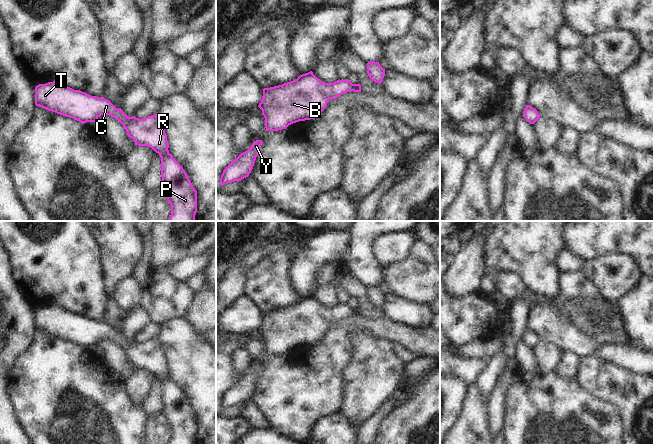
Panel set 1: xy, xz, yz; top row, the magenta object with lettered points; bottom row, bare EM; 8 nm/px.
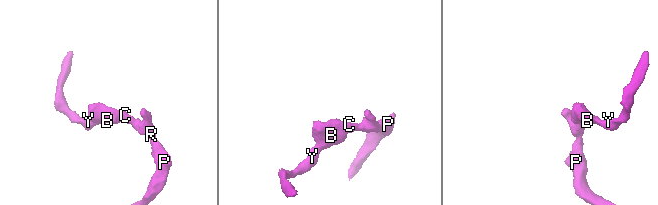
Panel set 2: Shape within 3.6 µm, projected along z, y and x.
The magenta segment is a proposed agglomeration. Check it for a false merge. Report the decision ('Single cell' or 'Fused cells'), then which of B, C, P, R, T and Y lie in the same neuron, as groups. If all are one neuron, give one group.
Single cell. Groups: B C P R T Y.

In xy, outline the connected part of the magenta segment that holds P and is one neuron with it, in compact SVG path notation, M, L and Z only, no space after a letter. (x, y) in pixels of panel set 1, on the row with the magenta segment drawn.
M53 81L35 87L35 105L57 114L73 118L80 123L95 122L101 115L109 115L118 120L124 127L129 138L138 146L152 148L161 158L162 191L171 205L168 221L195 221L197 212L197 191L193 187L183 167L169 153L167 135L157 114L146 118L128 117L121 108L116 108L104 97L91 96L80 90L74 90L60 82Z

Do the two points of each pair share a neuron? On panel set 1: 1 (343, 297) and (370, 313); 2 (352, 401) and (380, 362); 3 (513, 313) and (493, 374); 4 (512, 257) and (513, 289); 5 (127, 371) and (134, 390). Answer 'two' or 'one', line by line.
1: two
2: one
3: one
4: two
5: two

